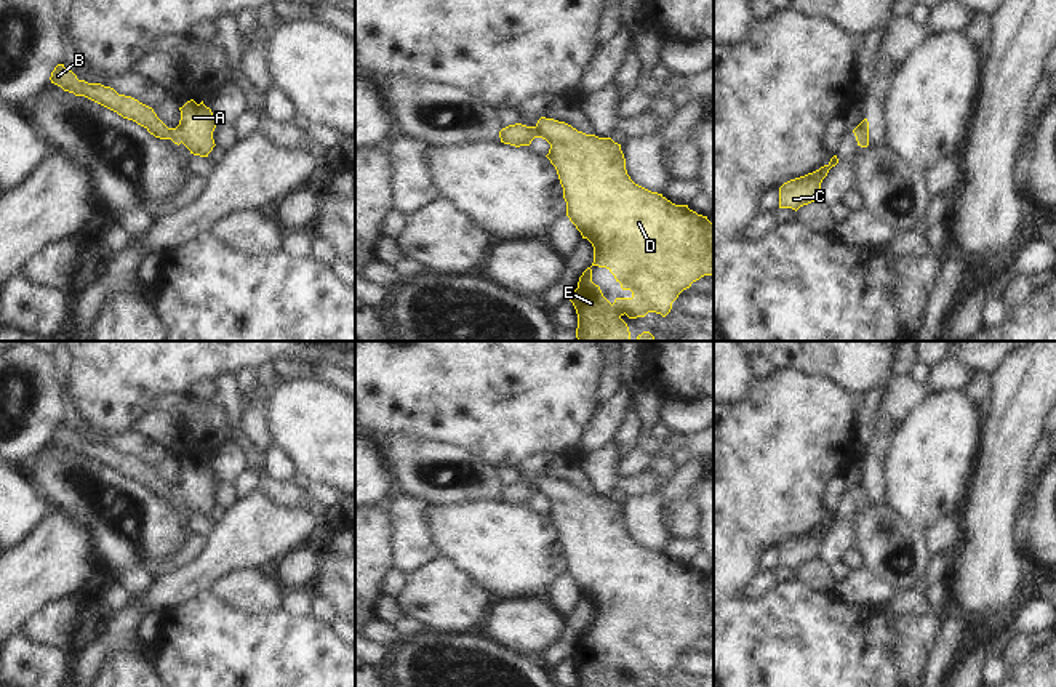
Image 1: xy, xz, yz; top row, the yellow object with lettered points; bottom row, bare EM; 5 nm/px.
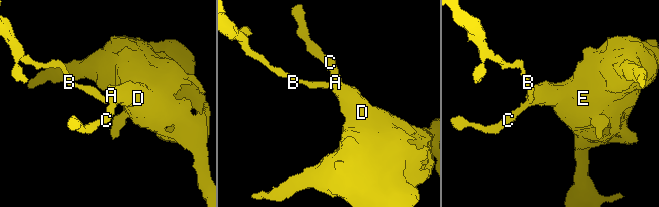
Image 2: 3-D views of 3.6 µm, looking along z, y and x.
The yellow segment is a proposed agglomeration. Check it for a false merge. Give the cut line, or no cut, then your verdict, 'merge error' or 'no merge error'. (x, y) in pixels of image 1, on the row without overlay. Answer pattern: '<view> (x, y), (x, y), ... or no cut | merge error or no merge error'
xy (176, 486), (181, 500) | merge error

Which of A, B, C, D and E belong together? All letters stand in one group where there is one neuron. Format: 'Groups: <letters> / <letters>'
Groups: A C D E / B

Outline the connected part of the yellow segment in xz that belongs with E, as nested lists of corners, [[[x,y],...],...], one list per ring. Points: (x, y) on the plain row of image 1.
[[[541,476],[536,482],[538,496],[550,503],[546,514],[555,525],[563,557],[566,560],[566,575],[594,605],[592,625],[606,626],[621,642],[622,649],[630,649],[630,657],[616,657],[611,663],[602,652],[600,645],[592,641],[592,628],[587,626],[579,636],[578,647],[571,652],[578,673],[578,687],[629,687],[621,677],[624,673],[629,677],[645,676],[648,671],[656,671],[666,676],[672,661],[678,653],[690,647],[693,641],[704,634],[714,634],[714,583],[707,575],[698,573],[688,564],[675,564],[662,552],[651,551],[635,543],[626,528],[626,517],[621,503],[611,496],[598,496],[578,490],[565,480]]]

